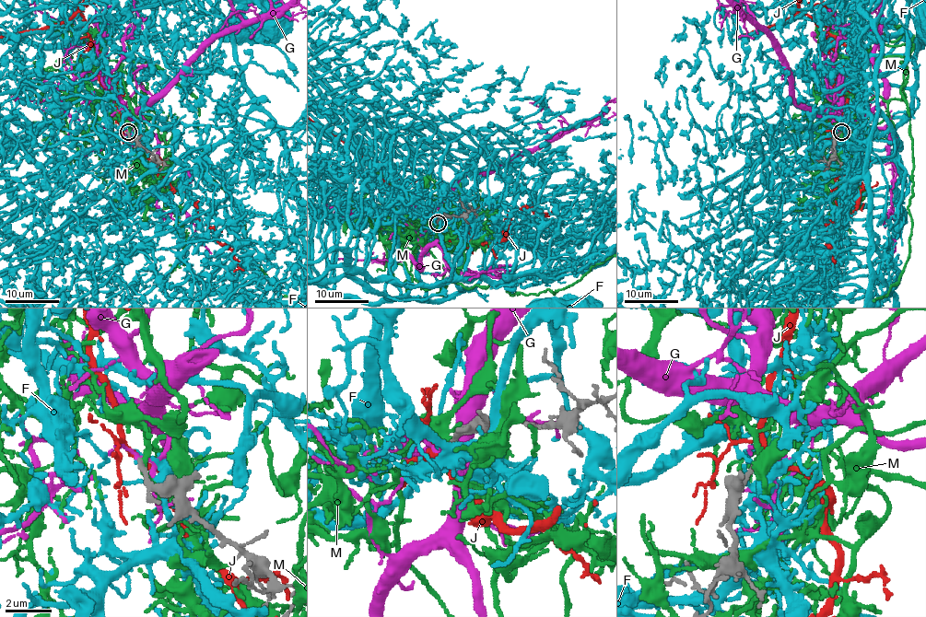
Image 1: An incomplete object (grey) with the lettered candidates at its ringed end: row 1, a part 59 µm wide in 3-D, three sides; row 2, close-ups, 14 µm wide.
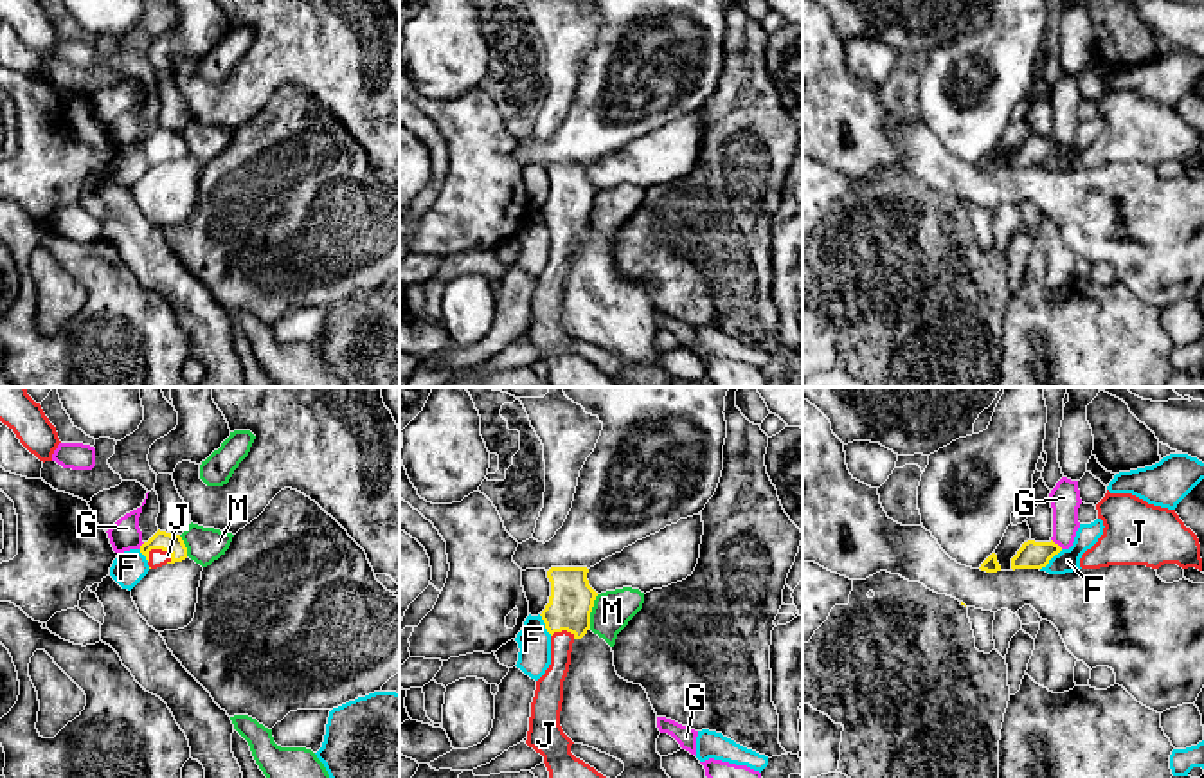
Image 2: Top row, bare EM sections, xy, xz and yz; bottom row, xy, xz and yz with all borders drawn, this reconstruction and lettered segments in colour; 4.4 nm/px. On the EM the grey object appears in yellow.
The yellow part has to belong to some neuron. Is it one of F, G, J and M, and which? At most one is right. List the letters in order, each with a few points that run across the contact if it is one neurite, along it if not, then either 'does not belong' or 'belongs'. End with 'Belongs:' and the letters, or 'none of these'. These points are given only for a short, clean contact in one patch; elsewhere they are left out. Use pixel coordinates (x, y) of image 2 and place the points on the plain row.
F: does not belong
G: yz (1051, 135), (1062, 144) | does not belong
J: xy (162, 137), (155, 144), (157, 153) | belongs
M: xz (598, 191), (589, 224) | does not belong
Belongs: J

